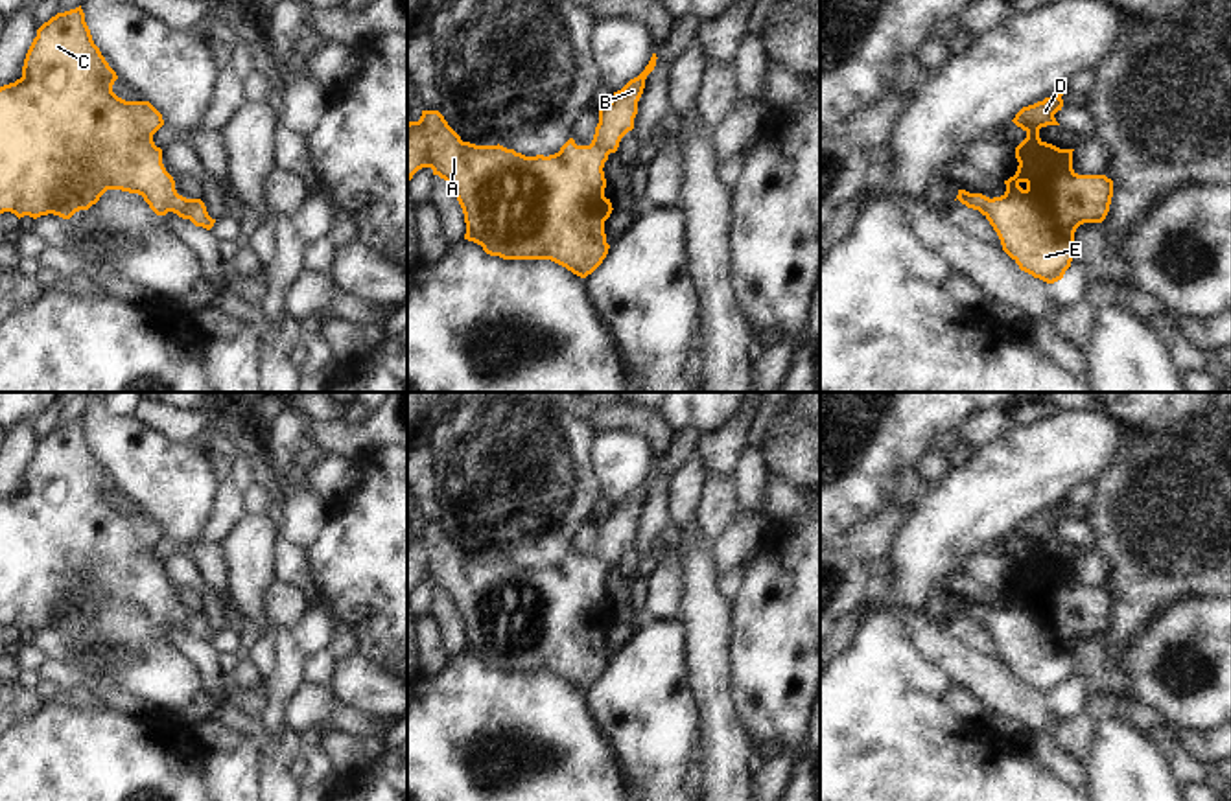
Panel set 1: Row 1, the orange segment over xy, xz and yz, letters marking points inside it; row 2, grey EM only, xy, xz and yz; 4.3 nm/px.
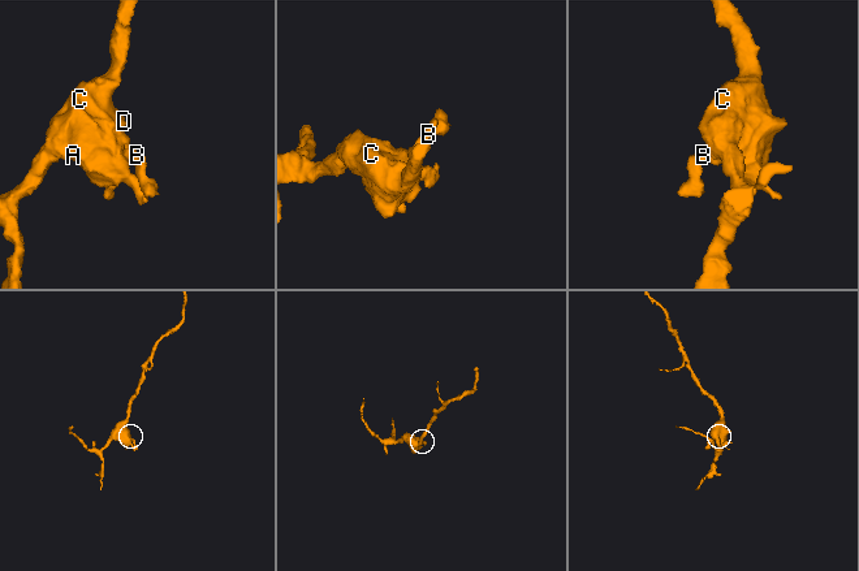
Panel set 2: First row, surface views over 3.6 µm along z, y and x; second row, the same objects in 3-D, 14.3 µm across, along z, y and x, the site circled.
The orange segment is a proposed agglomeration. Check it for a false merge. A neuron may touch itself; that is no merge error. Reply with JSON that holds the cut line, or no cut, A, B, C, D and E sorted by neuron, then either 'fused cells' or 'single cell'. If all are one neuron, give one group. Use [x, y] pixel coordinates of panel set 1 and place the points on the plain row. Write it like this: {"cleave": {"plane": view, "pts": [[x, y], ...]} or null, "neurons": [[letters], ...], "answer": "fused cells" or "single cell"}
{"cleave": null, "neurons": [["A", "B", "C", "D", "E"]], "answer": "single cell"}

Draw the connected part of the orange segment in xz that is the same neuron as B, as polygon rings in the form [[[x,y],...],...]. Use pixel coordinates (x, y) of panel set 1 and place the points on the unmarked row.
[[[652,466],[645,482],[630,492],[599,521],[599,536],[590,558],[569,551],[558,565],[525,569],[503,558],[463,554],[439,523],[422,523],[418,534],[407,536],[407,597],[422,580],[431,580],[453,602],[466,635],[464,652],[503,672],[551,672],[586,691],[606,670],[604,633],[612,615],[604,609],[604,575],[616,565],[621,551],[634,541],[638,514],[647,488],[656,479]]]

